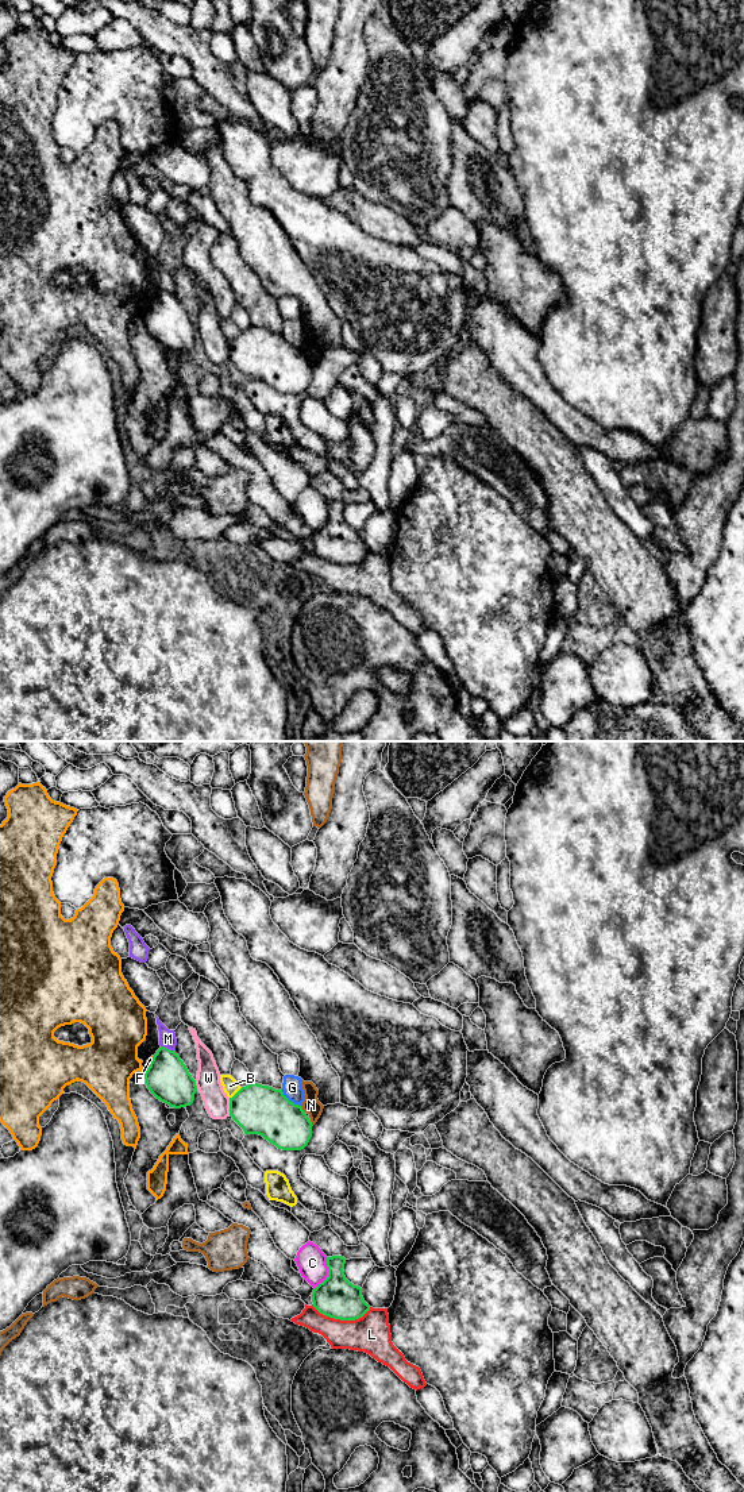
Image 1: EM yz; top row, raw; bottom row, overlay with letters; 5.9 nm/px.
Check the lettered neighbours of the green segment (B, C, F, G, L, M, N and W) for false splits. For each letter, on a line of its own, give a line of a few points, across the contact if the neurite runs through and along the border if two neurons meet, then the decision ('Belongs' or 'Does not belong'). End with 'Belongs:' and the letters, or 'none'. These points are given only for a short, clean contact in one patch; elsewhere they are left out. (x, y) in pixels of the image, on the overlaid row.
B: Does not belong
C: Does not belong
F: Does not belong
G: Does not belong
L: Does not belong
M: Does not belong
N: Does not belong
W: Line: yz (228, 1098), (230, 1114). Does not belong
Belongs: none

